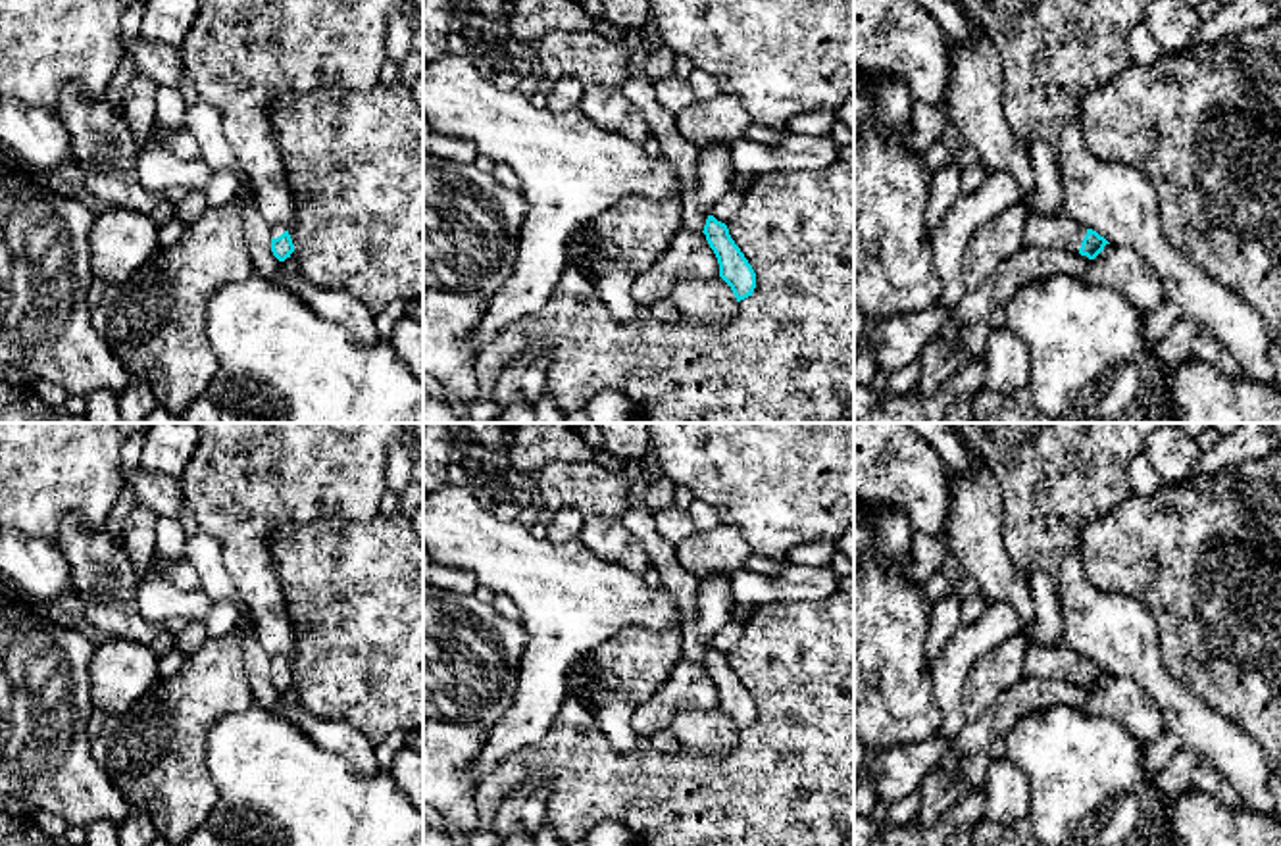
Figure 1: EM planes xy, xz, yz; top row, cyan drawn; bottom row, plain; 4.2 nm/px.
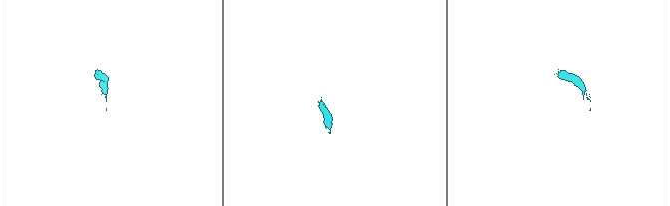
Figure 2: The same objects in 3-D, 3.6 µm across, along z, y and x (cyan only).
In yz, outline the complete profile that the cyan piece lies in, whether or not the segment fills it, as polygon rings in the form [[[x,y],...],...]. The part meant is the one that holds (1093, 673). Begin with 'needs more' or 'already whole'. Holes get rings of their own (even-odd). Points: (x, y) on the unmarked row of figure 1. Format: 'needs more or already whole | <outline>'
needs more | [[[1068,644],[1056,648],[1029,646],[1021,679],[1069,681],[1094,690],[1110,675],[1096,661],[1073,652]]]

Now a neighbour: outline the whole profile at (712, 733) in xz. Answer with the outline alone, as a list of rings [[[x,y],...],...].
[[[719,706],[681,711],[669,729],[681,748],[694,756],[723,758],[737,746],[737,729]]]

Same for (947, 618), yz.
[[[946,594],[933,606],[931,629],[929,629],[929,667],[931,671],[941,661],[942,650],[954,631],[962,625],[960,613],[962,598]]]

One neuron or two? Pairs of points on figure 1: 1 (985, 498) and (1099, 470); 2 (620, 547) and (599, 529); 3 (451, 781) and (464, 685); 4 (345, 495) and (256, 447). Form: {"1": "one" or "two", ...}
{"1": "two", "2": "one", "3": "one", "4": "one"}

